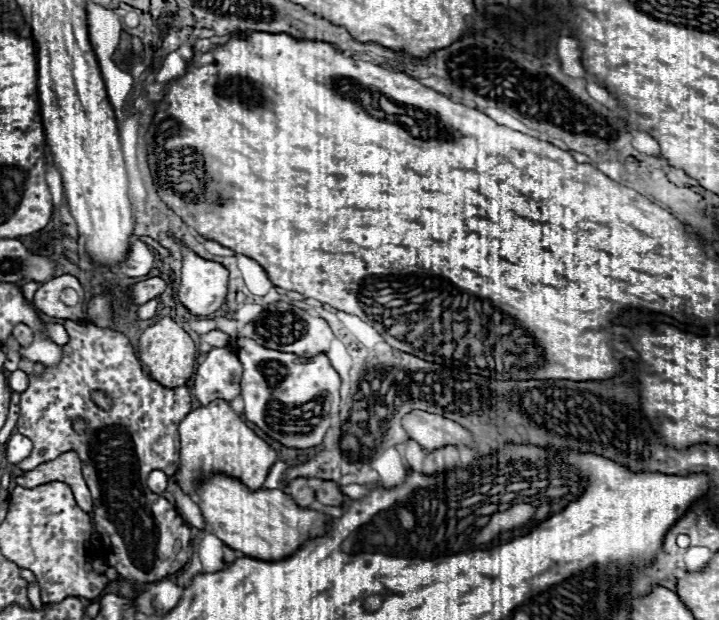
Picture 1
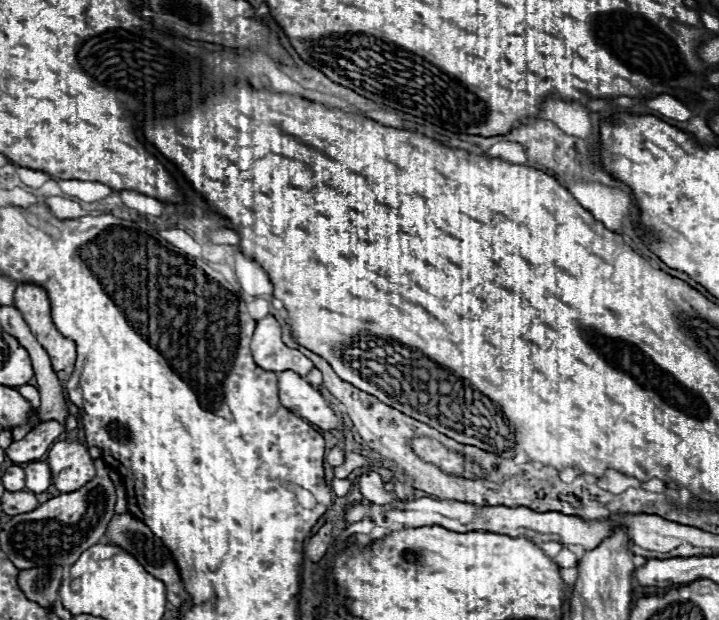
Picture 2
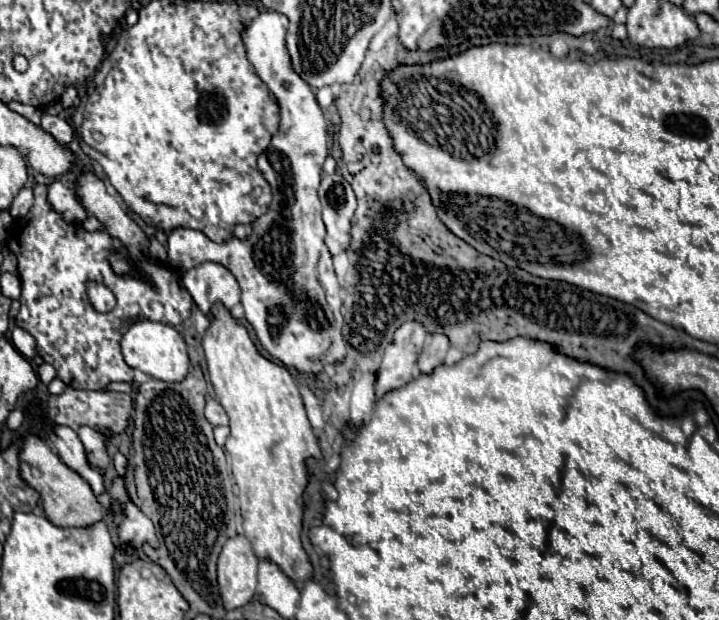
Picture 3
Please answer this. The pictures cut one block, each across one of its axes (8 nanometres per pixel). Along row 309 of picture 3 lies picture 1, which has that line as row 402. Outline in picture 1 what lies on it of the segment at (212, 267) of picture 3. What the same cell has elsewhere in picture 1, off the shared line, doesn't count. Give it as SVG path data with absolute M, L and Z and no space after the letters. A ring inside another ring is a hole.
M228 346L212 348L196 370L194 394L202 406L214 400L232 402L240 396L240 378L242 364L236 354Z

